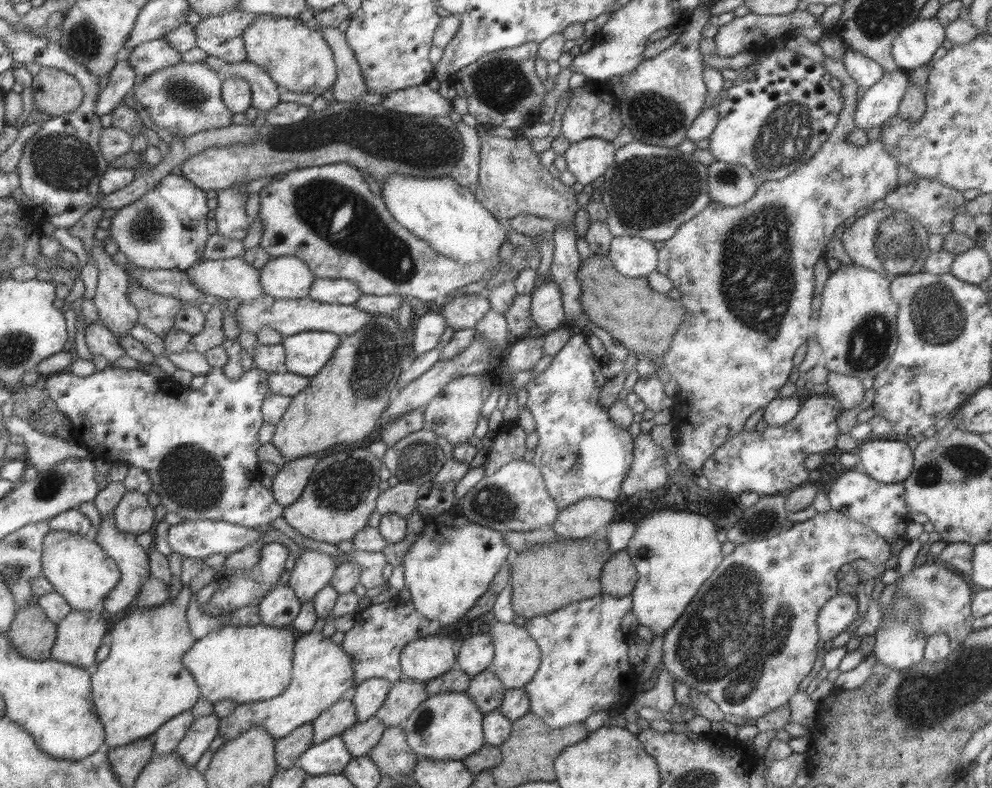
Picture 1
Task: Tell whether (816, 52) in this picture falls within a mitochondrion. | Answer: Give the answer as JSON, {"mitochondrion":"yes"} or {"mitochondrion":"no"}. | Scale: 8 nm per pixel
{"mitochondrion":"no"}

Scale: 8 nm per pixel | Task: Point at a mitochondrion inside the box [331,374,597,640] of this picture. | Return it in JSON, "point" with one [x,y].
{"point":[494,503]}

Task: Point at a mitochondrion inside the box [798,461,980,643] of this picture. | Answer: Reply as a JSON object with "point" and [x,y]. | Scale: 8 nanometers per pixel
{"point":[904,616]}

